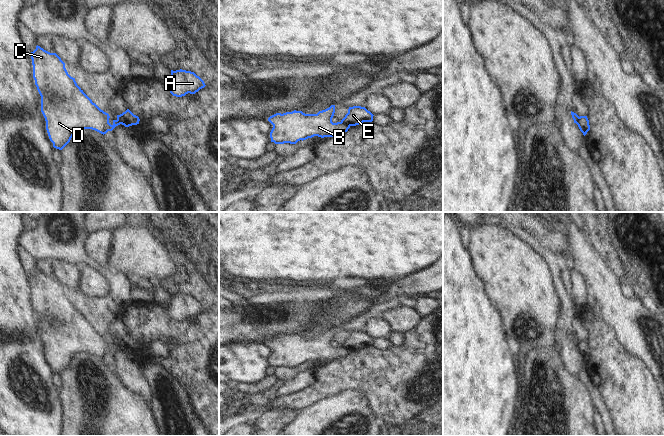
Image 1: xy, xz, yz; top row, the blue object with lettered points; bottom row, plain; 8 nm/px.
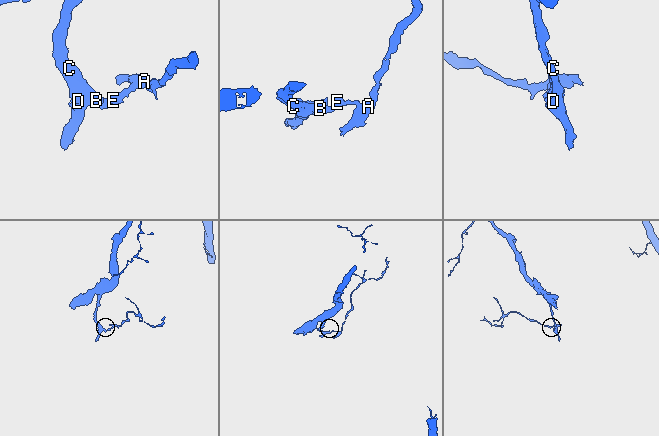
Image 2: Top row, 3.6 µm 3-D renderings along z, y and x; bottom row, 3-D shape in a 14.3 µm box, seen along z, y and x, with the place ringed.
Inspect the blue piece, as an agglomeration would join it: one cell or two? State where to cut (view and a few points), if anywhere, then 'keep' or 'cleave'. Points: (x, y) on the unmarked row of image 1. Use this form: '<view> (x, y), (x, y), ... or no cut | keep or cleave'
xz (341, 345), (349, 350) | cleave

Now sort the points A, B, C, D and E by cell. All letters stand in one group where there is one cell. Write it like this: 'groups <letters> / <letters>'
groups A E / B C D

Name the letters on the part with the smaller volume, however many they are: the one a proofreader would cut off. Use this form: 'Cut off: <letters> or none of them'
Cut off: A, E.

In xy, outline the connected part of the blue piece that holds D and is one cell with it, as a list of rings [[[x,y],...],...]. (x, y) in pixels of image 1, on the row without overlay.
[[[37,269],[30,280],[41,320],[41,336],[54,372],[62,374],[79,353],[92,353],[104,359],[120,349],[118,344],[109,347],[109,338],[83,316],[56,277]]]

